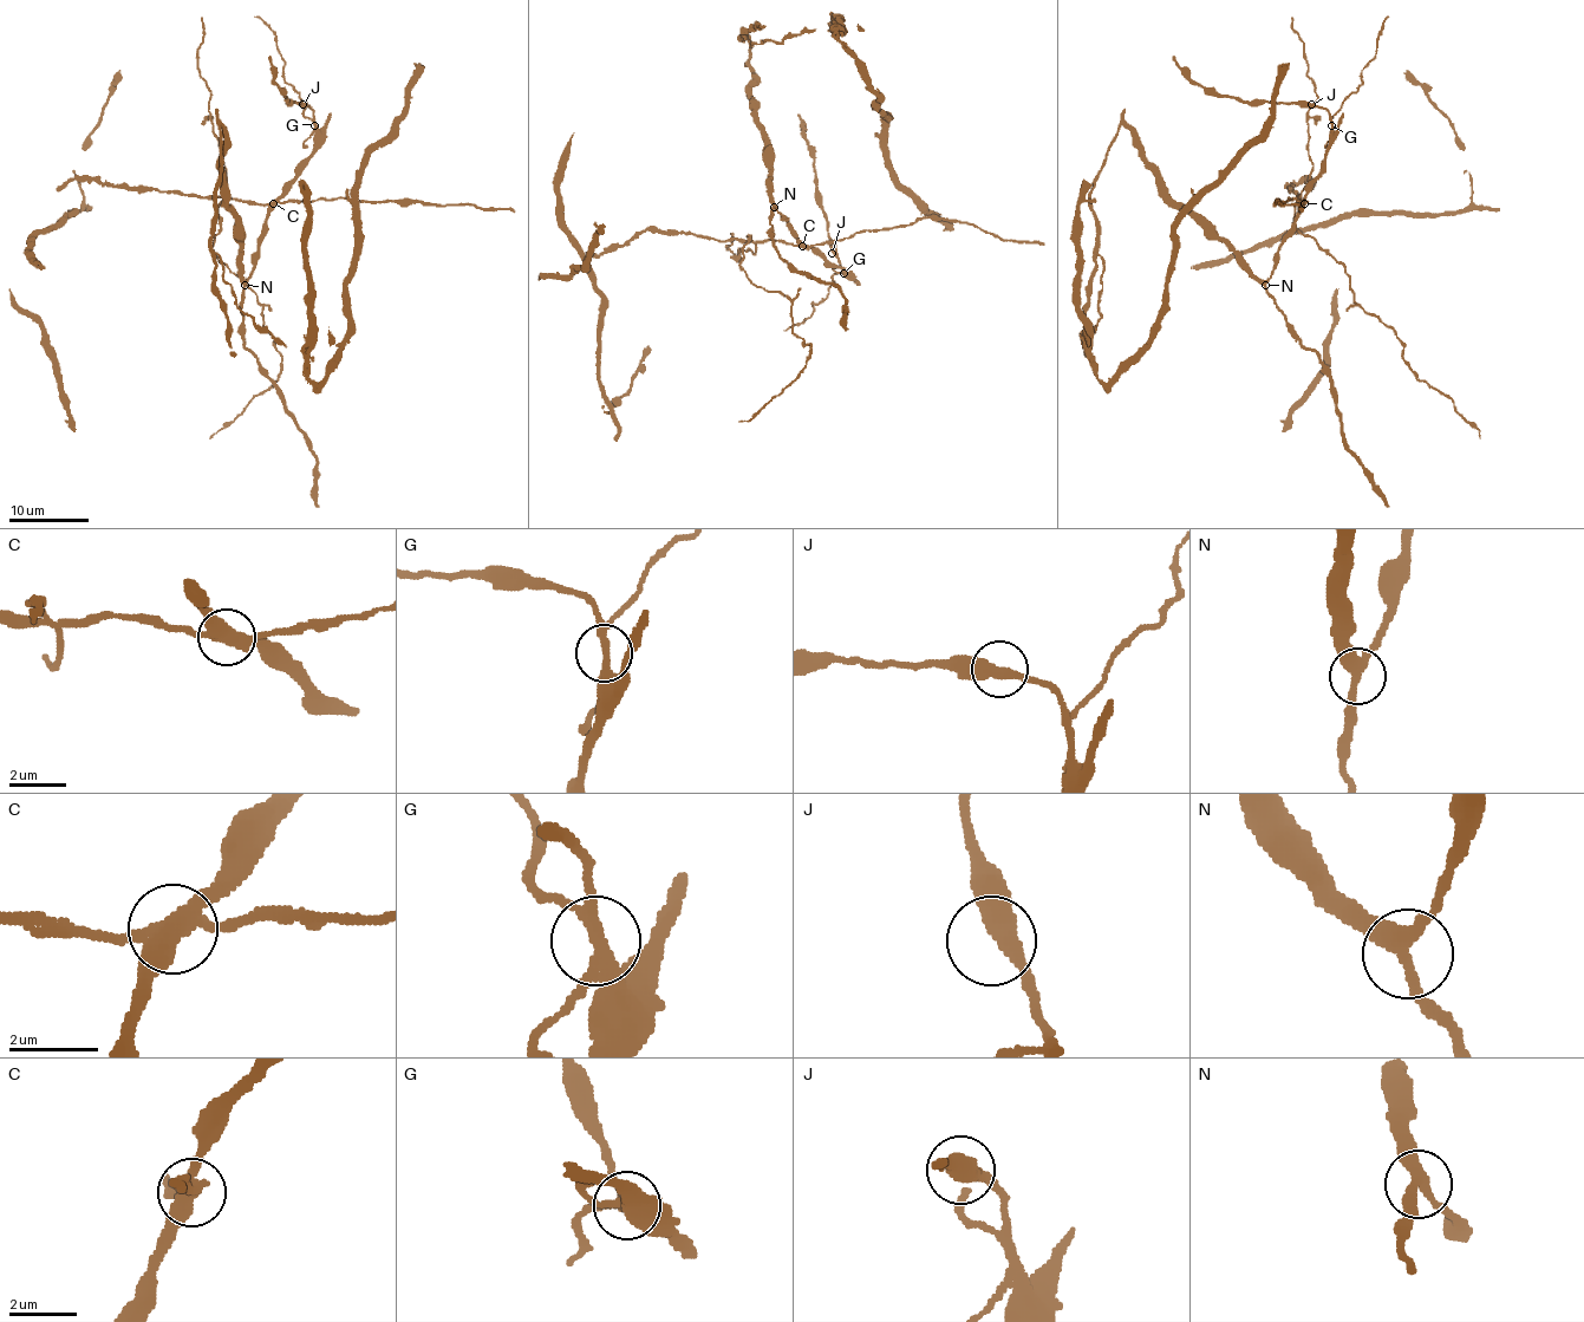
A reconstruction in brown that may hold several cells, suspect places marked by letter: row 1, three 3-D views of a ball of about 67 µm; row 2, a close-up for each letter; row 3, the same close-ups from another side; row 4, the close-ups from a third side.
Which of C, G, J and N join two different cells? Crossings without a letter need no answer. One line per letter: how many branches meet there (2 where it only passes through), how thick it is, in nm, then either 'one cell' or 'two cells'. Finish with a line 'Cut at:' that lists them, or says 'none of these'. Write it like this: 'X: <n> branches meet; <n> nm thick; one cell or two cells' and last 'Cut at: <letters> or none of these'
C: 4 branches meet; 400 nm thick; two cells
G: 3 branches meet; 240 nm thick; two cells
J: 2 branches meet; 440 nm thick; one cell
N: 3 branches meet; 320 nm thick; one cell
Cut at: C, G

